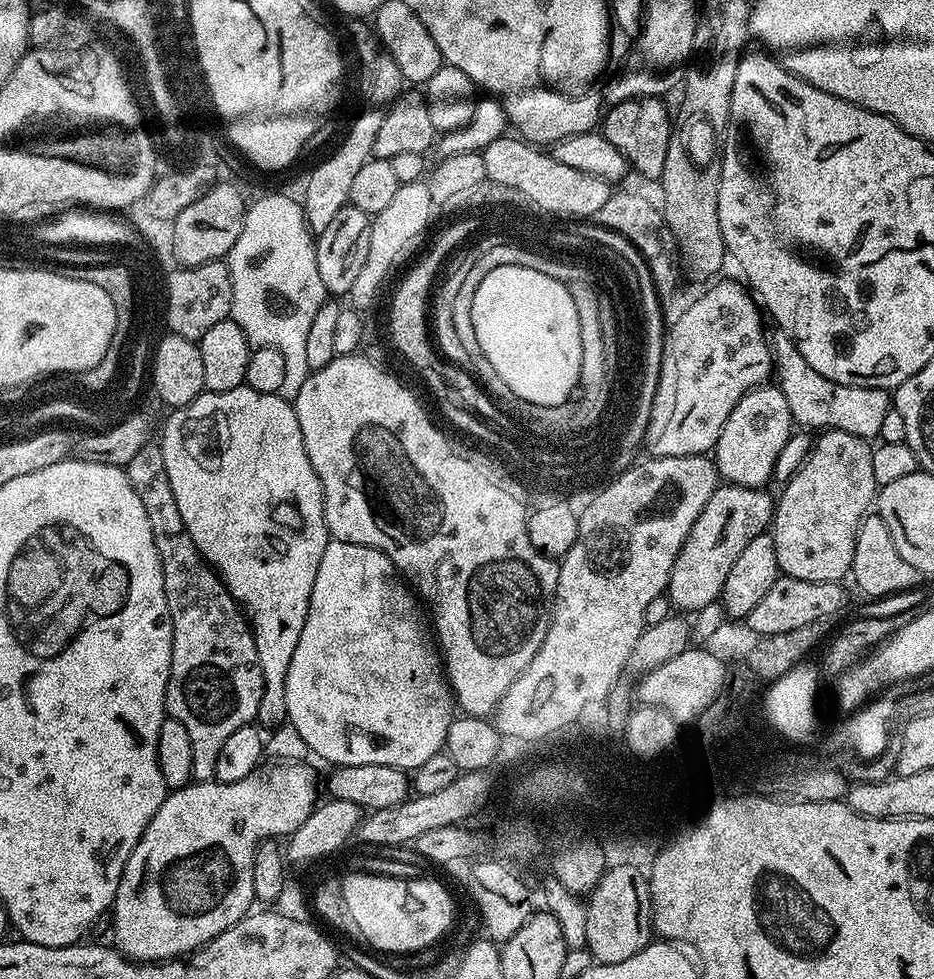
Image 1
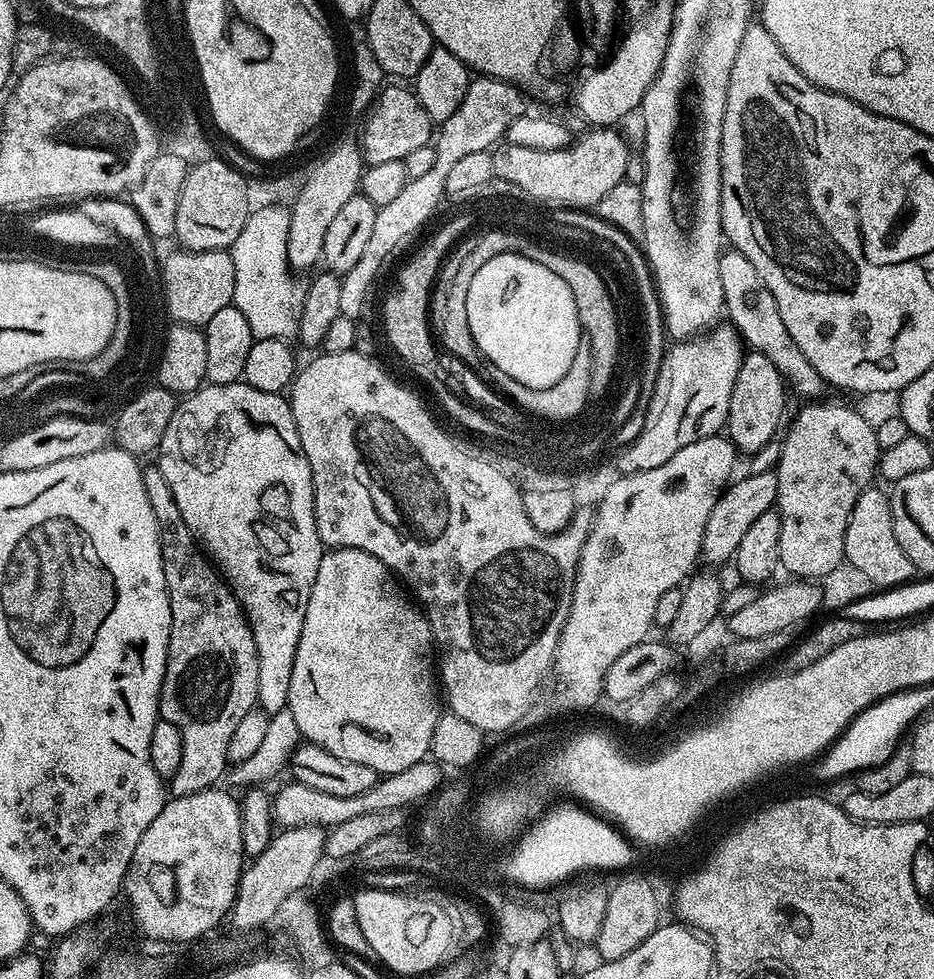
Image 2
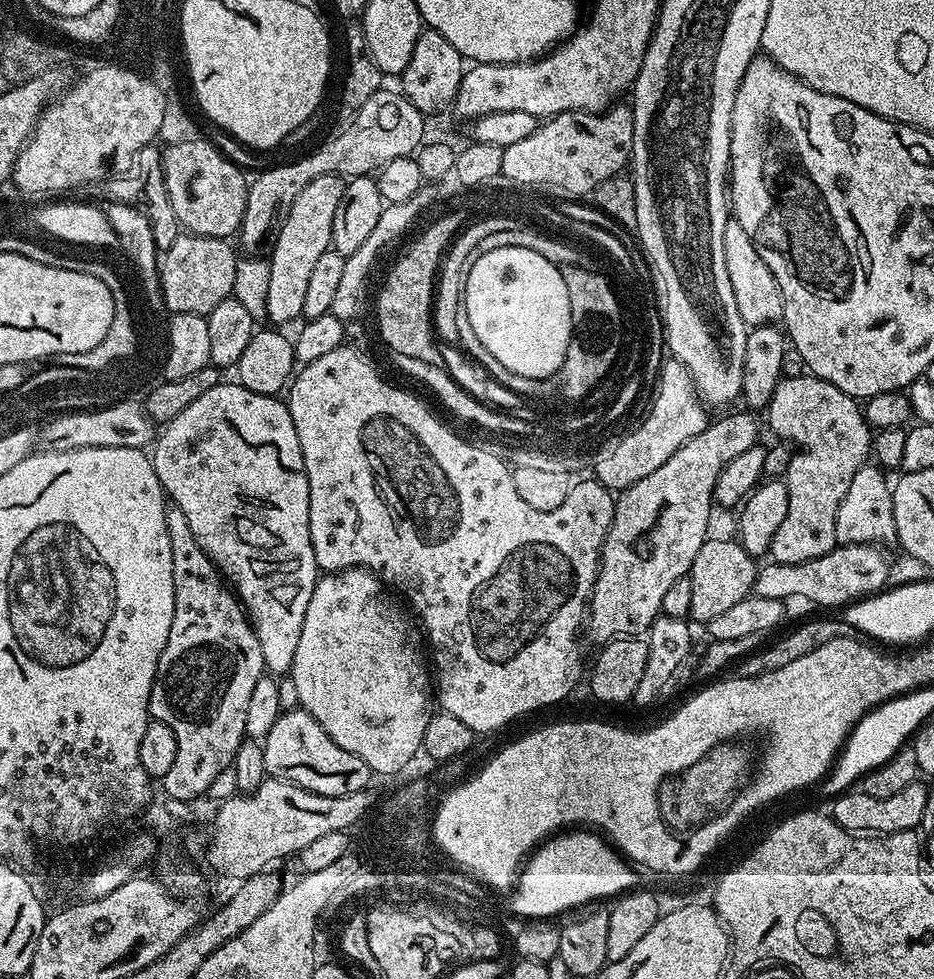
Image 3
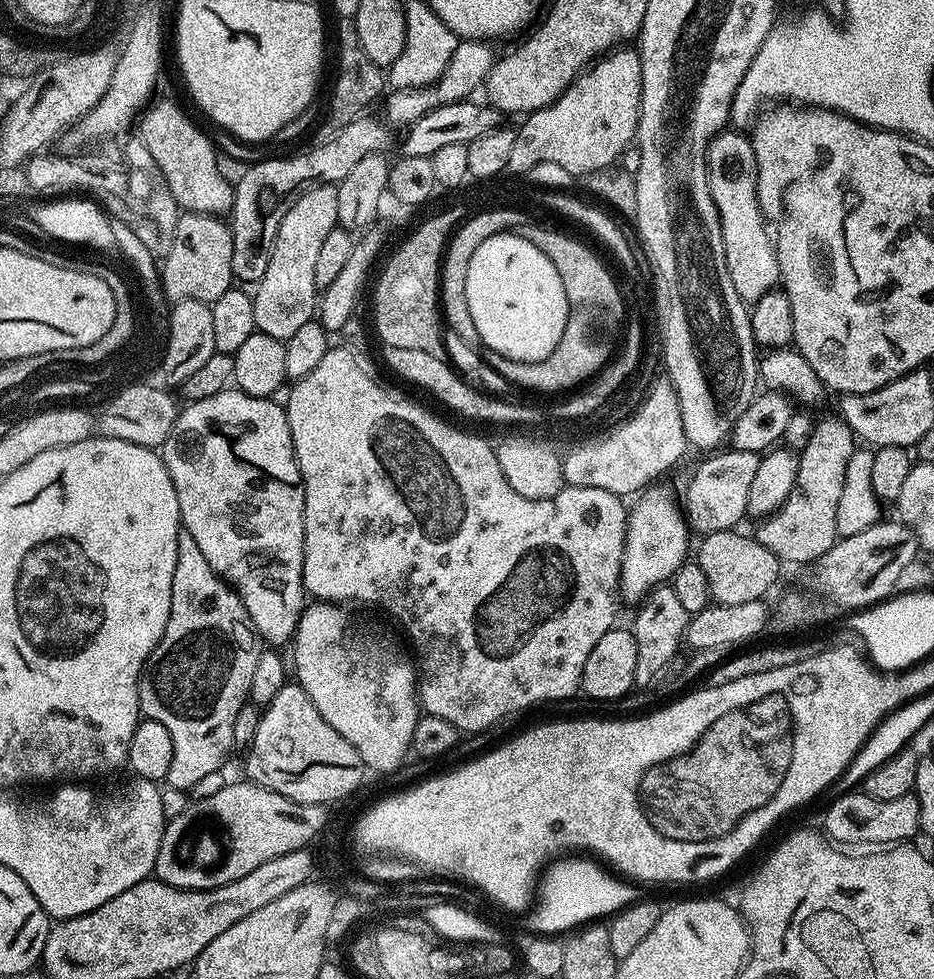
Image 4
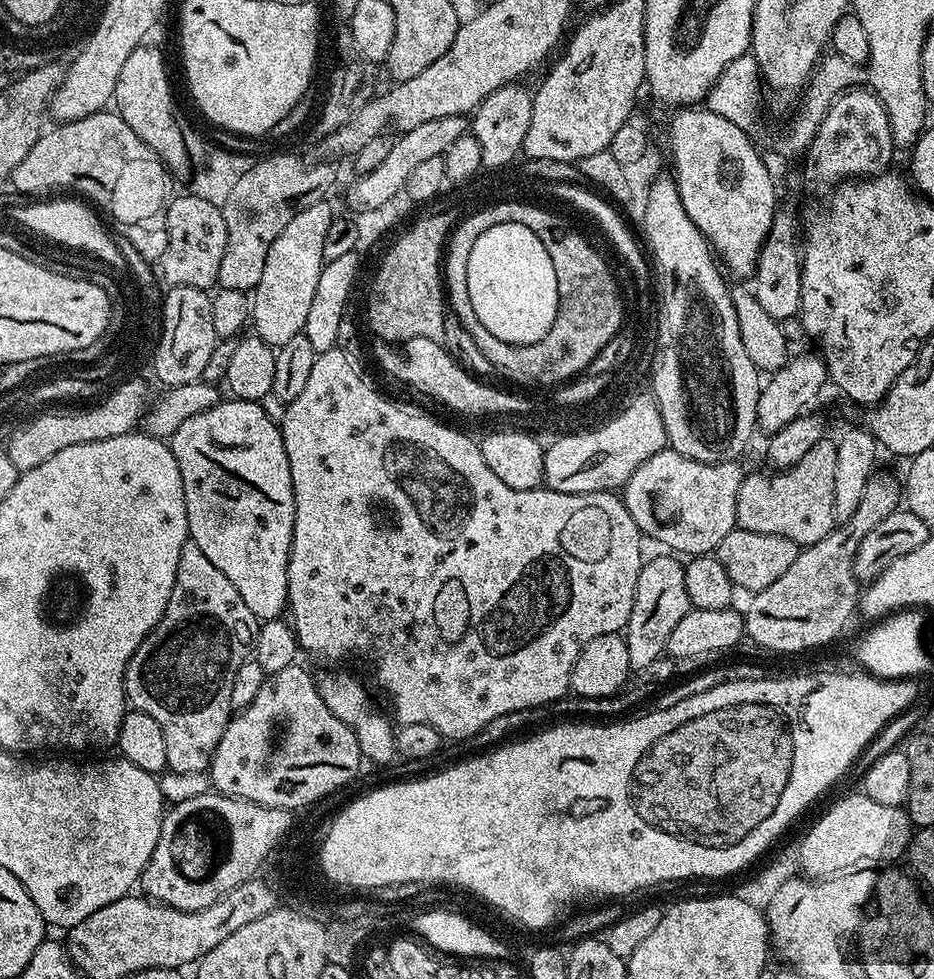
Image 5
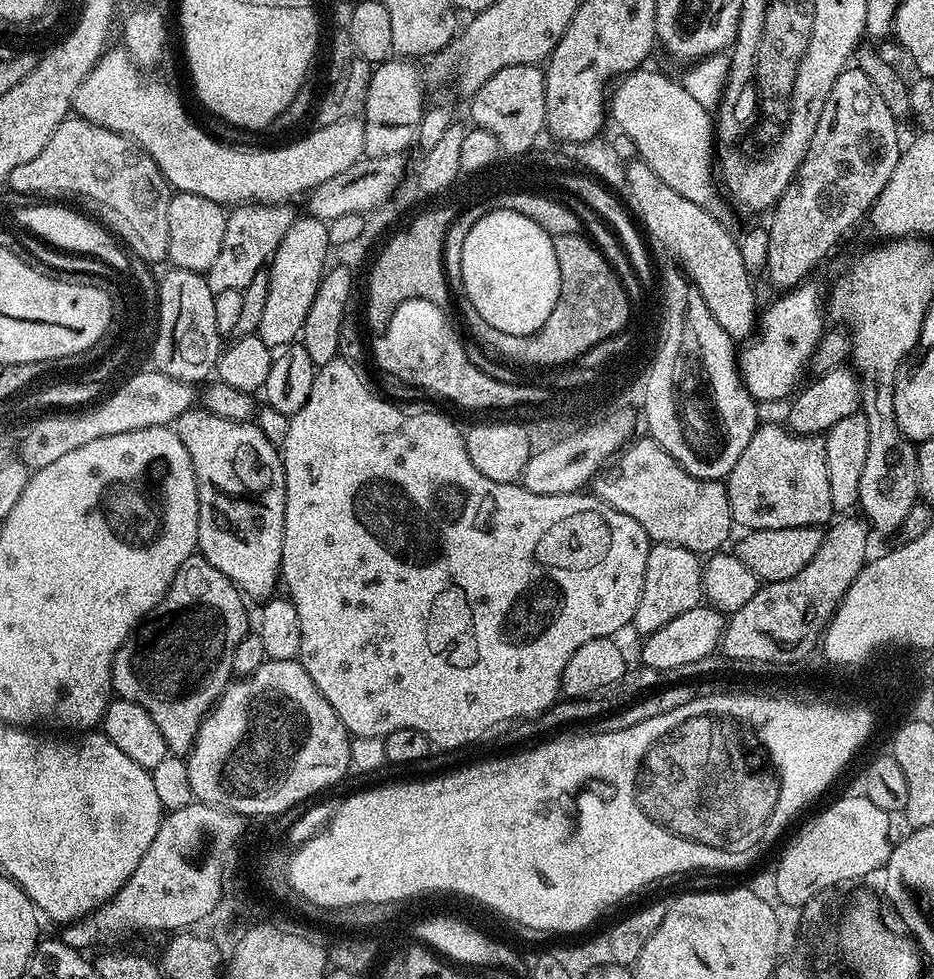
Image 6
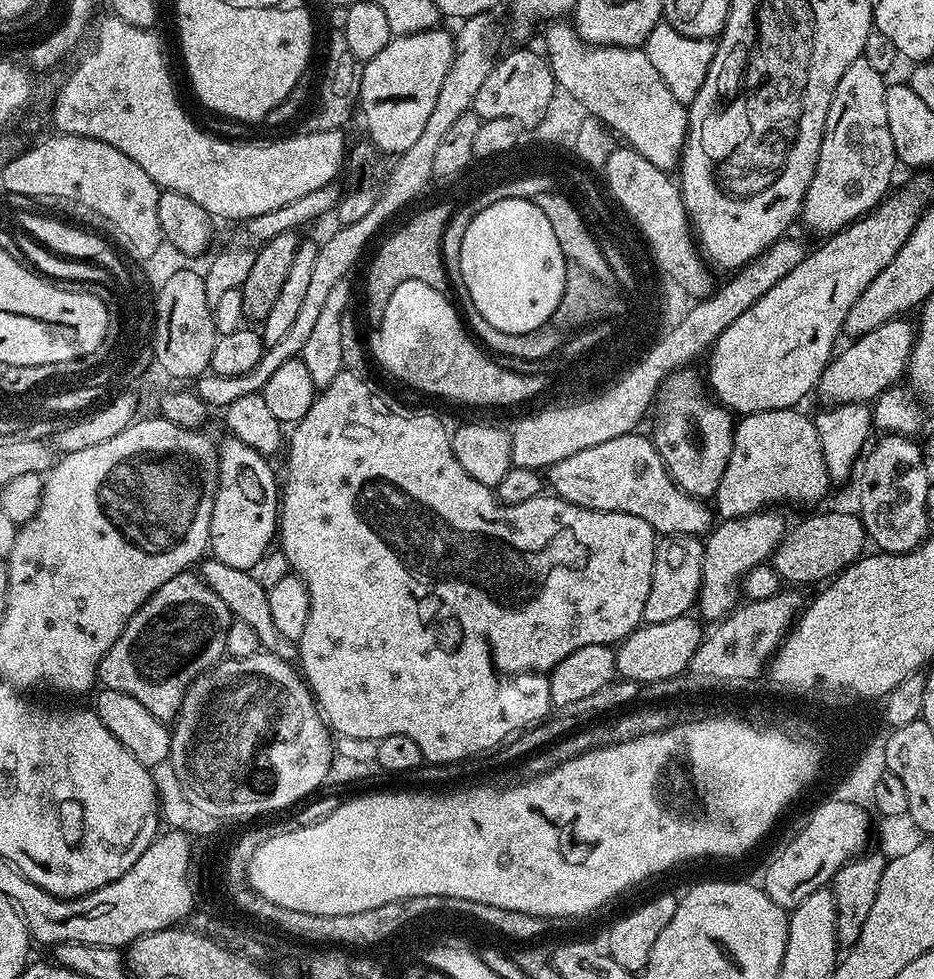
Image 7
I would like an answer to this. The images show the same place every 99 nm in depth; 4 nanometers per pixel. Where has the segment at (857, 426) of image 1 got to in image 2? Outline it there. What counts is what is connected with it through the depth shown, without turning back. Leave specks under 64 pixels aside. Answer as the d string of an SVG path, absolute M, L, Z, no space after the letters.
M735 250L723 253L718 262L718 274L722 277L722 294L724 310L733 328L740 334L741 341L749 349L764 352L774 366L778 366L780 377L785 385L792 388L804 398L820 398L826 385L824 379L810 366L808 359L798 350L794 338L790 338L790 330L786 330L786 322L782 322L782 314L778 314L778 302L774 302L774 294L770 294L766 282L754 270L754 262L746 258L746 254Z

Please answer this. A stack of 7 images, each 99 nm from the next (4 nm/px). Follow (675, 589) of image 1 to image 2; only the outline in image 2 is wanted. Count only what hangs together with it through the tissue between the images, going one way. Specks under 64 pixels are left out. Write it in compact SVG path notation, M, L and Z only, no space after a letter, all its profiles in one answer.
M774 470L762 474L748 472L744 477L733 479L724 492L714 502L714 510L710 510L710 518L706 522L706 530L702 534L700 554L705 565L724 564L735 557L738 544L746 535L756 518L761 517L775 507L778 492L778 478Z

